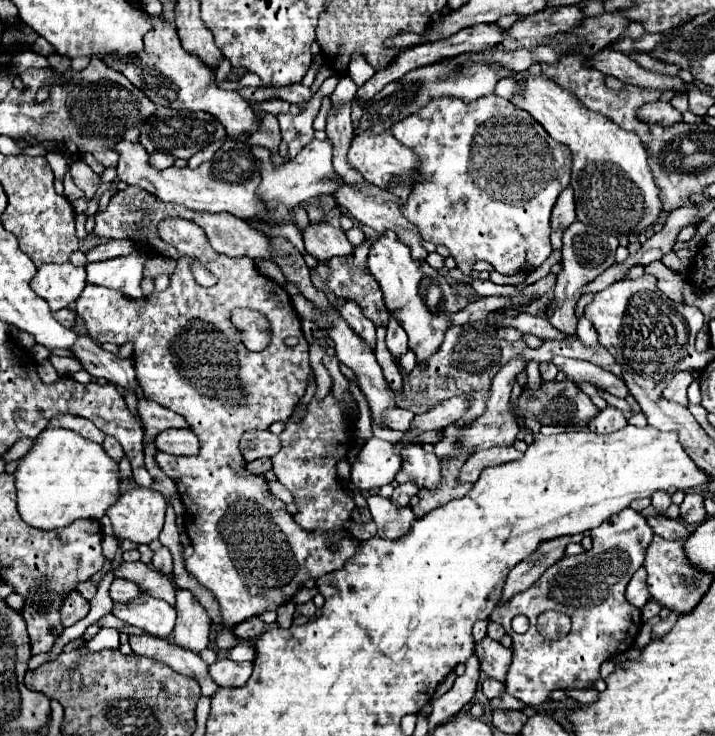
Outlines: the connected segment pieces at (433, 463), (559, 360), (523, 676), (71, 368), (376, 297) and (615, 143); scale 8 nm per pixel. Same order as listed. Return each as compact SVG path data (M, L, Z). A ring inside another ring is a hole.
M406 444L400 452L402 456L402 470L396 474L396 482L416 484L420 490L436 490L442 480L440 460L436 454L426 452L420 444Z
M554 356L552 362L556 364L558 370L562 370L566 374L566 380L574 382L576 386L580 382L590 382L592 386L598 386L618 398L626 398L628 388L624 386L624 382L614 376L612 372L602 370L600 366L586 362L586 360L576 360L576 358L564 358L564 356Z
M628 508L608 518L592 530L592 550L578 556L564 556L550 566L530 590L516 594L506 606L492 612L490 620L504 626L512 636L514 658L506 676L506 692L522 700L526 706L538 706L550 698L554 690L588 690L600 678L600 664L624 654L638 636L642 616L636 606L624 598L624 590L632 574L642 566L646 548L654 538L646 518ZM546 612L564 612L572 620L572 630L558 640L544 640L536 630L536 618ZM516 614L524 614L530 620L526 634L516 634L510 622Z
M50 354L48 360L50 360L50 364L56 368L56 372L58 372L60 376L64 376L64 374L70 376L70 374L82 370L80 360L76 360L76 358L68 358L68 356L62 358L62 356L54 356L54 354Z
M370 244L356 246L352 252L352 258L332 258L328 262L320 262L316 270L312 270L312 284L322 290L322 292L334 292L336 298L346 298L346 300L356 300L364 314L374 322L374 324L386 324L388 322L388 308L384 306L384 298L380 294L378 282L366 272L366 258L370 252Z
M524 72L514 78L518 86L512 102L532 114L554 140L566 144L572 152L572 186L578 220L614 236L620 236L620 232L638 234L652 226L664 210L660 188L654 182L648 154L640 138L634 132L626 132L600 112L588 110L572 92L568 94L568 90L552 84L542 74L530 76ZM522 82L524 92L518 94Z

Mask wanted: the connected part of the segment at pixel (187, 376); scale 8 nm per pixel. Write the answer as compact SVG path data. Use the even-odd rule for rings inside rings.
M166 218L160 222L158 232L162 240L180 252L176 270L170 276L170 286L164 292L152 292L142 300L134 300L110 288L86 284L82 296L76 300L76 310L84 318L92 340L98 344L134 344L132 360L144 398L184 416L190 430L200 438L198 456L174 456L158 451L156 462L162 472L174 480L186 506L186 534L194 548L194 554L186 560L186 570L216 596L222 626L234 628L252 616L278 610L278 606L288 602L308 580L340 570L356 554L358 542L350 534L320 534L302 530L284 510L284 502L266 490L264 476L252 476L244 470L246 462L238 450L238 442L244 432L266 430L272 422L284 422L292 416L292 408L304 396L308 378L312 376L312 368L308 364L308 342L304 340L300 318L296 310L292 310L290 294L274 280L258 274L250 258L230 258L212 250L204 230L190 220ZM192 258L202 260L202 264L218 276L216 286L202 288L194 282L190 274ZM236 308L258 310L266 316L270 324L270 344L262 352L250 352L238 336L238 330L232 326L230 314ZM288 338L296 338L296 344L288 346ZM330 544L336 544L340 550L332 552Z

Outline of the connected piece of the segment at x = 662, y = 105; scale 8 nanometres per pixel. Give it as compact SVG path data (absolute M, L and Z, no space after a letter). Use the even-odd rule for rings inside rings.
M648 102L638 110L638 118L646 124L660 124L660 126L672 126L682 120L682 114L672 108L668 102Z

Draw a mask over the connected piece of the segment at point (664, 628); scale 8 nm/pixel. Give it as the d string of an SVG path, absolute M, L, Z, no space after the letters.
M670 612L670 616L668 616L666 622L658 622L658 624L652 628L652 636L654 636L654 638L662 638L662 636L674 626L676 620L678 620L678 616L676 616L674 612Z

